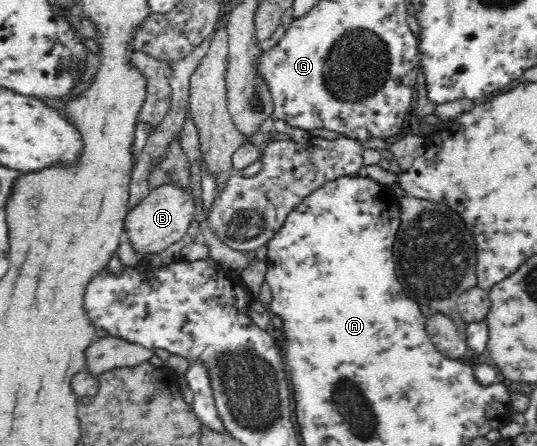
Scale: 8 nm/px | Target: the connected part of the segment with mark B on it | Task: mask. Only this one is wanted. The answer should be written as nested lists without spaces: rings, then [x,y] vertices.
[[[173,183],[158,185],[150,188],[147,197],[129,209],[124,218],[124,231],[129,236],[131,247],[137,253],[143,256],[160,253],[183,238],[189,225],[195,221],[195,213],[197,213],[197,205],[191,191]]]

